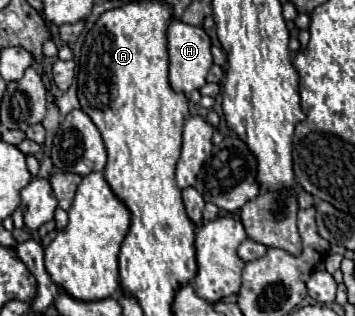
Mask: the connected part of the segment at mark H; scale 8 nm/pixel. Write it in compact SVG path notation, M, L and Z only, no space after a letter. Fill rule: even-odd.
M173 21L169 25L169 83L175 91L183 91L189 95L193 89L201 89L205 85L205 77L213 65L211 57L211 39L203 27L195 27L183 21Z

